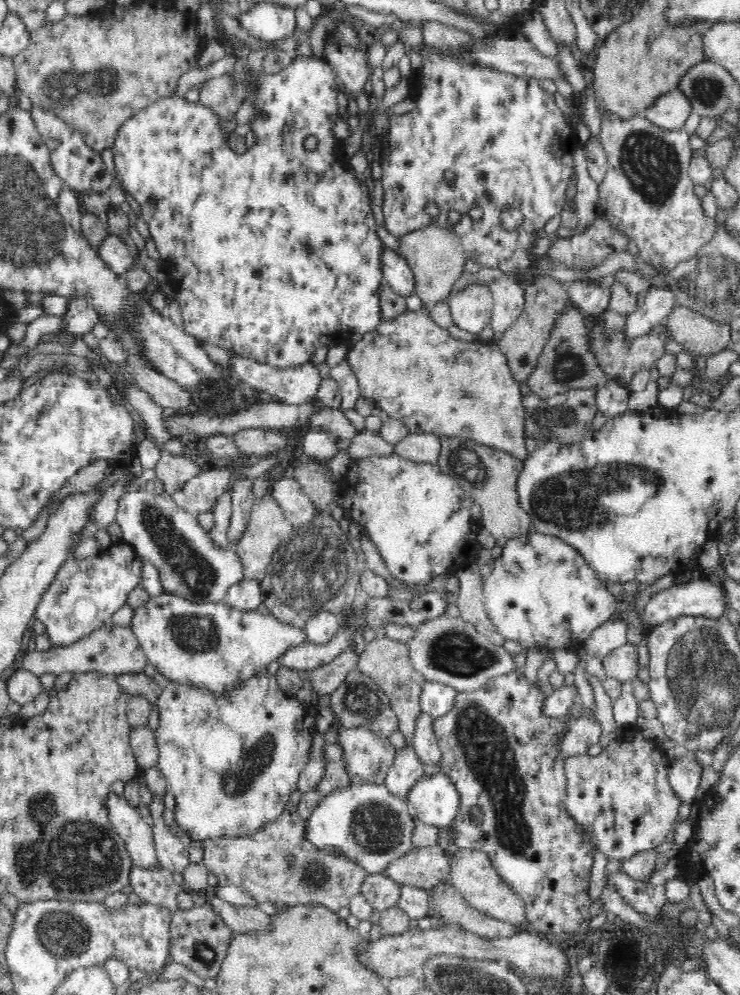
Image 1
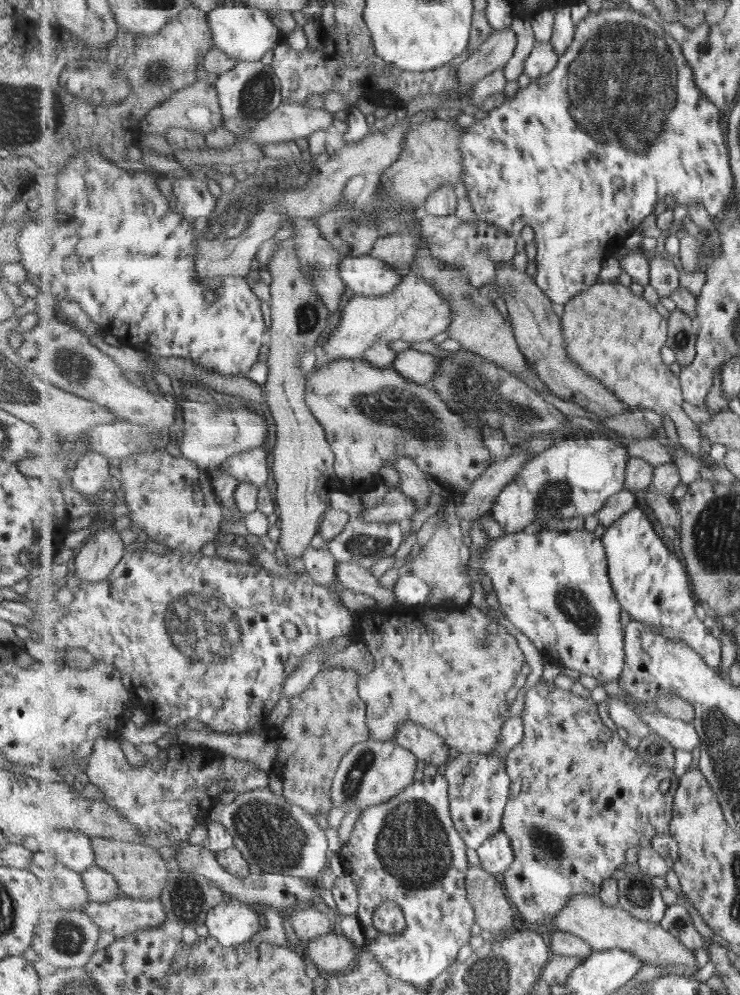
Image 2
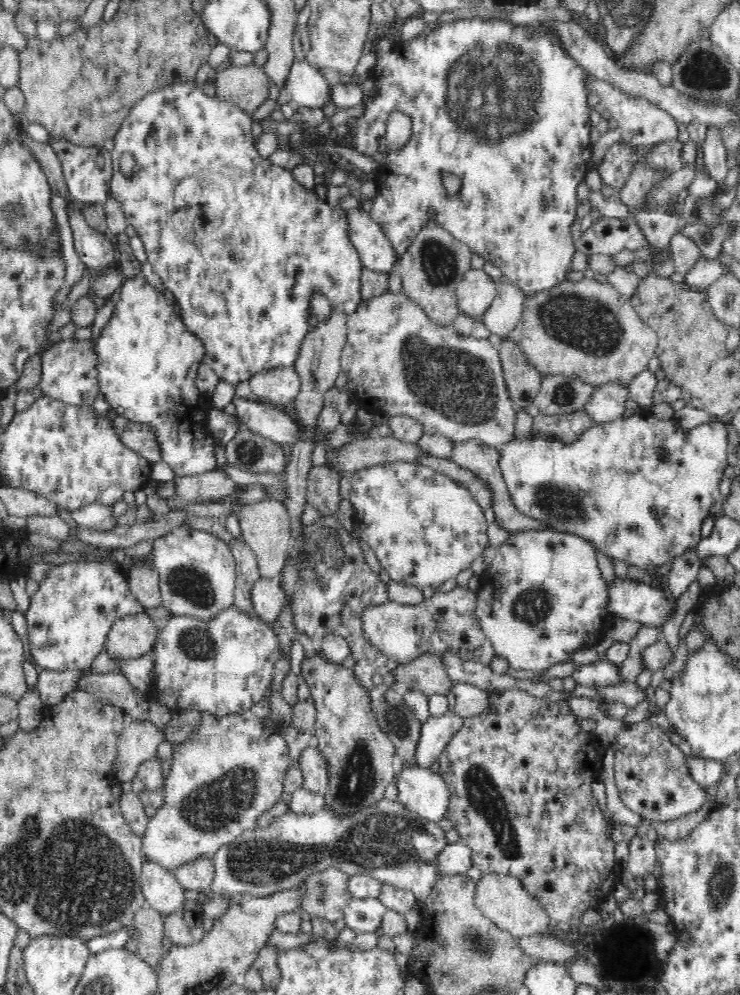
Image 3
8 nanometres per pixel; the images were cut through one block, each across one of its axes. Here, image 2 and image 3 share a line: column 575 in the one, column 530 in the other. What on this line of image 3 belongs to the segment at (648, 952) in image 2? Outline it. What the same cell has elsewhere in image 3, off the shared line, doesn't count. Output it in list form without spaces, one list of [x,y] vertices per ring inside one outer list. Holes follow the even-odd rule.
[[[499,872],[482,873],[482,878],[474,882],[472,898],[476,908],[486,918],[516,939],[550,933],[548,915],[544,914],[544,907],[540,907],[540,903],[524,890],[520,880],[513,876]]]

